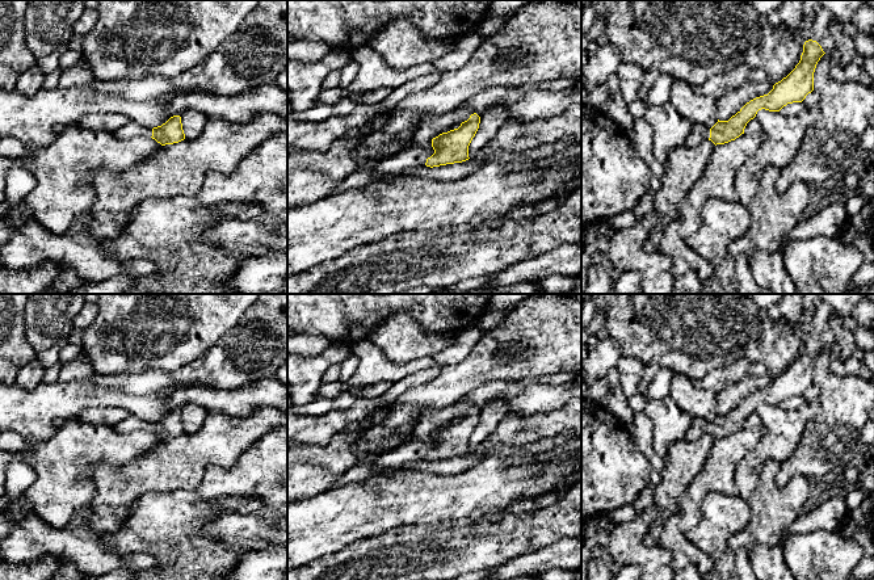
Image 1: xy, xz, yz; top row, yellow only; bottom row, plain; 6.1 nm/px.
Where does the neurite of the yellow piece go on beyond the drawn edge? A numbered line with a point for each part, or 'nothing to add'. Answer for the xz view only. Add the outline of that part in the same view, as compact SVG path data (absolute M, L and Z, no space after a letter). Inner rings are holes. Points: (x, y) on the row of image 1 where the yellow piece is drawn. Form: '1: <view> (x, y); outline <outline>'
1: xz (428, 127); outline M462 104L449 113L423 118L416 123L411 146L417 148L430 148L433 138L445 133L447 129L467 121L471 114L472 112Z

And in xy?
1: xy (131, 130); outline M130 121L123 127L118 129L113 135L121 140L126 140L130 138L143 136L143 138L151 138L152 136L152 129L144 127L138 125L134 121Z

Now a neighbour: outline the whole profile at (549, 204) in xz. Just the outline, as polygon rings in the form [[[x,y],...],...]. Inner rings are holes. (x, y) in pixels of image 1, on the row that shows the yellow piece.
[[[547,197],[537,203],[516,205],[508,217],[512,219],[528,219],[552,211],[558,206],[558,197]]]

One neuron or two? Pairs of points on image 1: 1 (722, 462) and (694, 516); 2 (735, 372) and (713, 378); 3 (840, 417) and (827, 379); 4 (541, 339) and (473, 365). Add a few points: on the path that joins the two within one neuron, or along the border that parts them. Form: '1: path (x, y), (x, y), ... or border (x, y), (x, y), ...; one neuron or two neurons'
1: path (713, 475), (696, 492), (694, 503); one neuron
2: path (730, 374), (718, 378); one neuron
3: path (840, 408), (840, 396), (833, 389); one neuron
4: path (534, 357), (512, 368), (492, 365); one neuron

